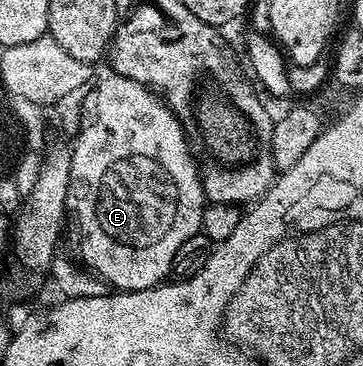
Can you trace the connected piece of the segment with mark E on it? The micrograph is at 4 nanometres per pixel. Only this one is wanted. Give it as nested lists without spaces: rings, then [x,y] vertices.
[[[142,88],[131,90],[133,91],[130,92],[129,96],[97,97],[98,93],[93,90],[86,95],[81,128],[71,144],[71,178],[67,182],[67,202],[65,203],[67,236],[69,232],[69,244],[73,247],[74,252],[72,255],[74,257],[81,256],[80,263],[89,272],[104,281],[110,289],[118,292],[147,290],[162,283],[171,273],[172,259],[175,258],[175,252],[179,246],[182,246],[187,238],[201,232],[201,219],[207,203],[205,191],[201,185],[198,161],[189,150],[189,141],[185,139],[185,131],[181,129],[181,124],[177,121],[177,116],[172,108],[156,92]]]

